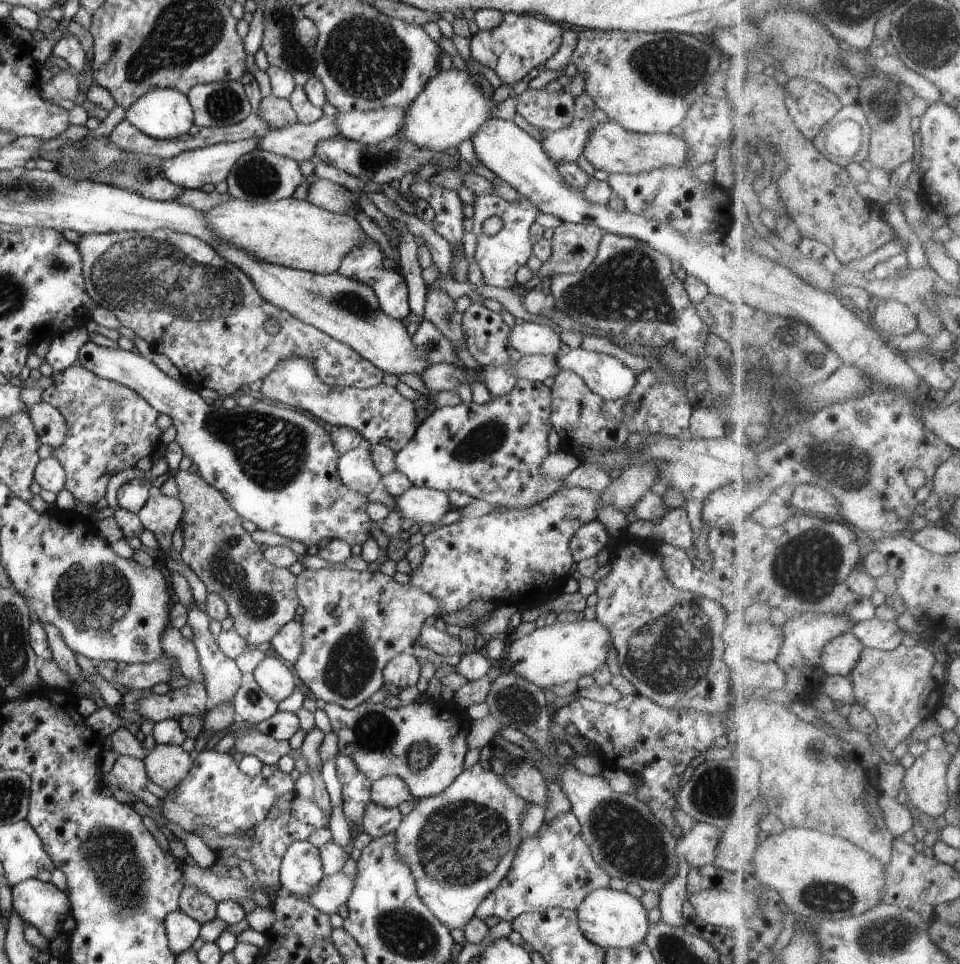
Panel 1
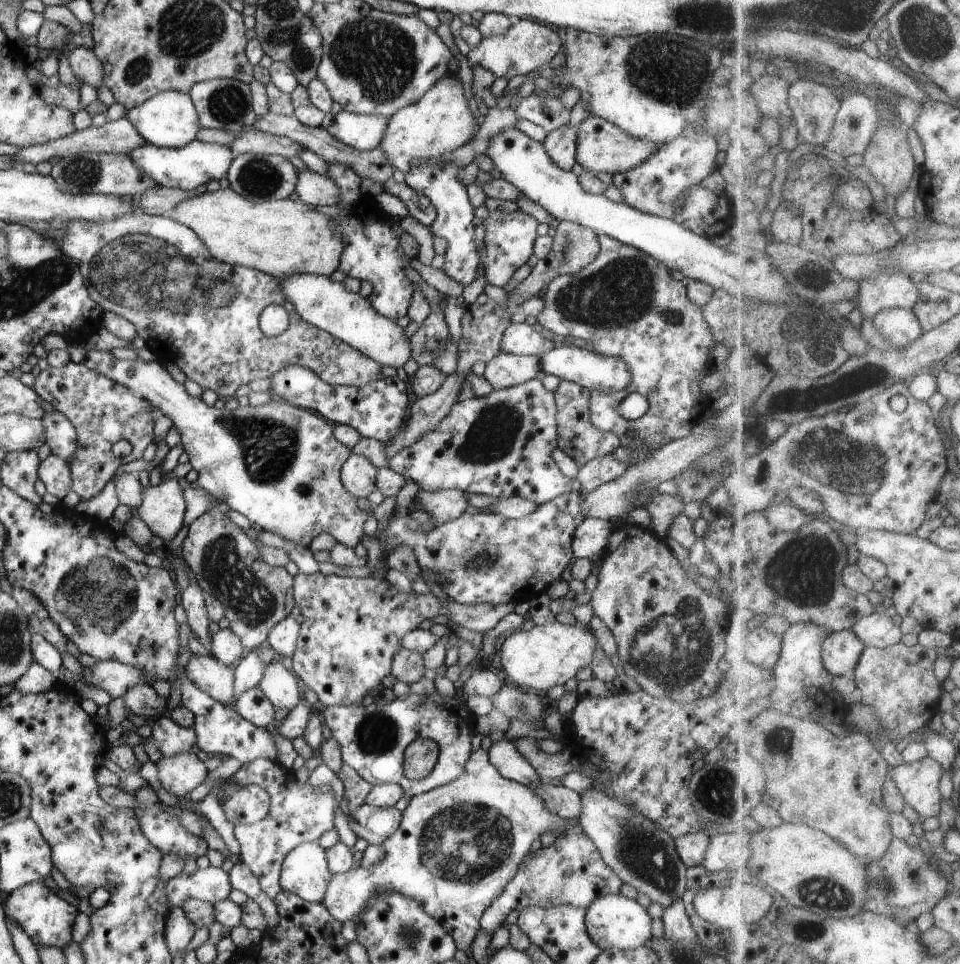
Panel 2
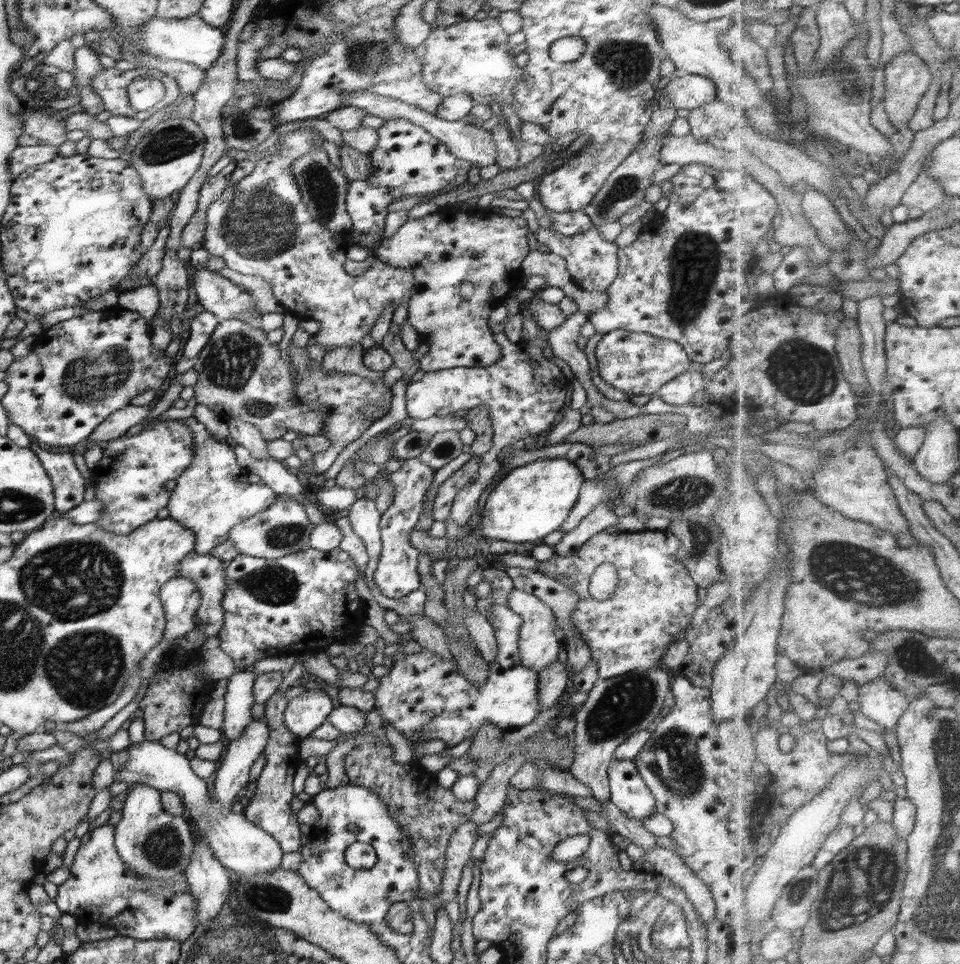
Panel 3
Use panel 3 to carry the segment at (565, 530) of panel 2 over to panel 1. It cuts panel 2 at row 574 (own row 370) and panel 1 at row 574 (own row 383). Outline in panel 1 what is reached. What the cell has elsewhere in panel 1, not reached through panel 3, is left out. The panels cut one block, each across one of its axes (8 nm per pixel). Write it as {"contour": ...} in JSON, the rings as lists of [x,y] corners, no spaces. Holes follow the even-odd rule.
{"contour":[[[560,487],[554,494],[539,504],[480,517],[466,517],[456,522],[435,528],[424,537],[426,554],[422,562],[412,570],[409,584],[430,594],[442,606],[442,614],[458,612],[470,602],[491,600],[496,604],[512,604],[517,608],[529,608],[536,602],[546,600],[552,594],[561,594],[563,586],[574,570],[574,559],[569,551],[569,542],[579,526],[598,521],[600,493],[580,487]]]}

